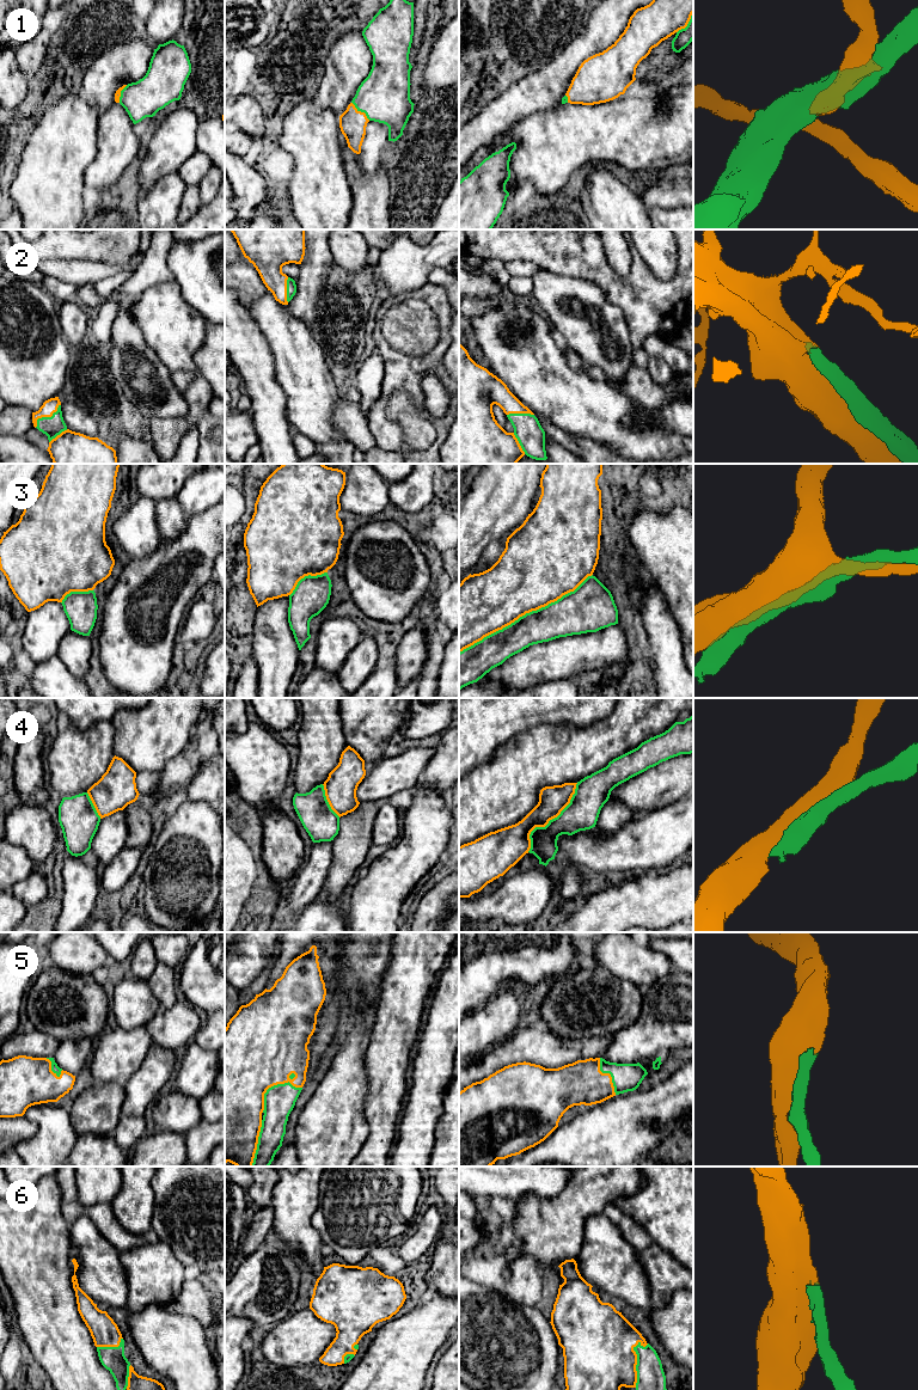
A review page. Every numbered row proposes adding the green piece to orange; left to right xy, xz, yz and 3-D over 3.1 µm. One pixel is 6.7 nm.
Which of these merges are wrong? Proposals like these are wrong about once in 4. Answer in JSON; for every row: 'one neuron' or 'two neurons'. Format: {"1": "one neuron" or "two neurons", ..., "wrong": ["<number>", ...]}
{"1": "one neuron", "2": "one neuron", "3": "two neurons", "4": "one neuron", "5": "one neuron", "6": "one neuron", "wrong": ["3"]}

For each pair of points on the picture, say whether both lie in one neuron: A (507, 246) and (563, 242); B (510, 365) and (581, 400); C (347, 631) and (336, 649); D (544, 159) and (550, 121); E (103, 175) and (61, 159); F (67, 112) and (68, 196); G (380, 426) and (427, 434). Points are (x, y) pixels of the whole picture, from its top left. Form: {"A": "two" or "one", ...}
{"A": "one", "B": "one", "C": "one", "D": "one", "E": "two", "F": "one", "G": "two"}

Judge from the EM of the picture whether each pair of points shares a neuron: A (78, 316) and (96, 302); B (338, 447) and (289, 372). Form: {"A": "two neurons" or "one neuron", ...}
{"A": "two neurons", "B": "one neuron"}

